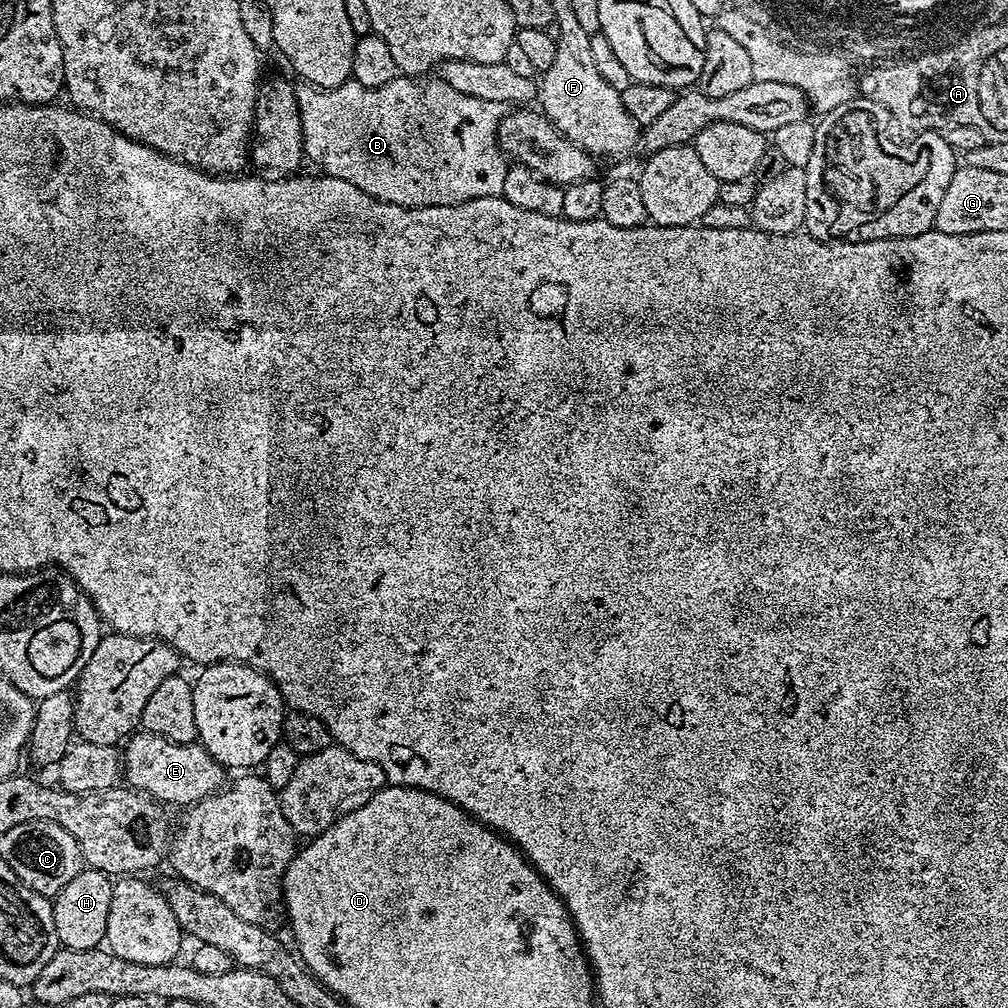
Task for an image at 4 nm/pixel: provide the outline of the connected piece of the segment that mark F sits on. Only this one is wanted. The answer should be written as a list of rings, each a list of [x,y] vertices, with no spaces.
[[[568,6],[557,7],[554,24],[560,27],[560,33],[557,31],[554,36],[554,62],[550,62],[550,70],[542,73],[538,80],[538,104],[541,104],[542,115],[572,144],[577,144],[593,158],[622,155],[624,143],[638,127],[636,117],[624,107],[624,97],[617,85],[602,78],[594,66],[590,54],[592,36],[582,30],[581,23],[574,18],[574,10]]]

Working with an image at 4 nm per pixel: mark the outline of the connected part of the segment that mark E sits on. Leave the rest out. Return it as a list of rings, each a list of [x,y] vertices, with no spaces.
[[[133,735],[127,741],[128,749],[124,748],[122,752],[122,776],[127,787],[143,792],[165,805],[184,804],[183,806],[196,804],[225,787],[225,768],[198,742],[175,744],[161,736],[140,735]]]

